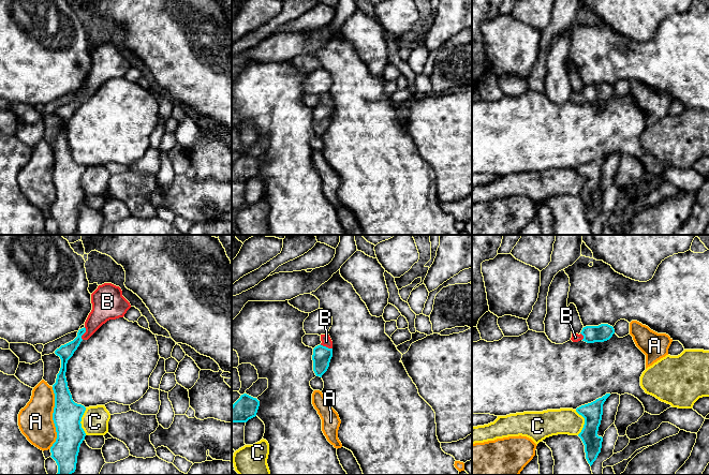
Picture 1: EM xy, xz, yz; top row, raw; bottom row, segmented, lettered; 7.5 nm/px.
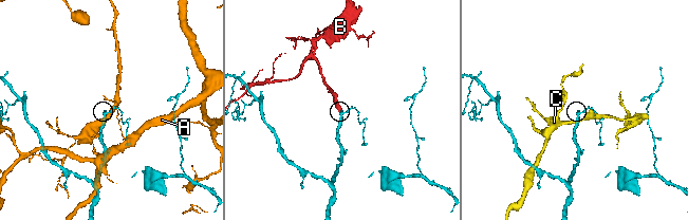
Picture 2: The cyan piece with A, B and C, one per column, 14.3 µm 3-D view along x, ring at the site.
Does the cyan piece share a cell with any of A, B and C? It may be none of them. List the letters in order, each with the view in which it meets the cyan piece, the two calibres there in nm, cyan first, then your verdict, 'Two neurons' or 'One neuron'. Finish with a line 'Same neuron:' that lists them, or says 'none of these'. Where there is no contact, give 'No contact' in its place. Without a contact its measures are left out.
A: Touches cyan in xy. Thickness 220 nm (cyan) against 260 nm. Two neurons
B: Touches cyan in xy. Thickness 110 nm (cyan) against 200 nm. One neuron
C: Touches cyan in xy. Thickness 220 nm (cyan) against 200 nm. Two neurons
Same neuron: B

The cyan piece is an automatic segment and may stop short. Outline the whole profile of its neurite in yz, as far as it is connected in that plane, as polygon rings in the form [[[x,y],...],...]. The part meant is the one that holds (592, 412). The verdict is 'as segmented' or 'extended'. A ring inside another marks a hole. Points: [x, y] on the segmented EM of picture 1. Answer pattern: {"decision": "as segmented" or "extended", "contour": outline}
{"decision": "as segmented", "contour": [[[606,394],[595,401],[581,405],[576,412],[585,418],[585,425],[578,436],[585,445],[586,459],[590,466],[601,452],[603,437],[597,435],[603,415],[603,404],[610,394]]]}

